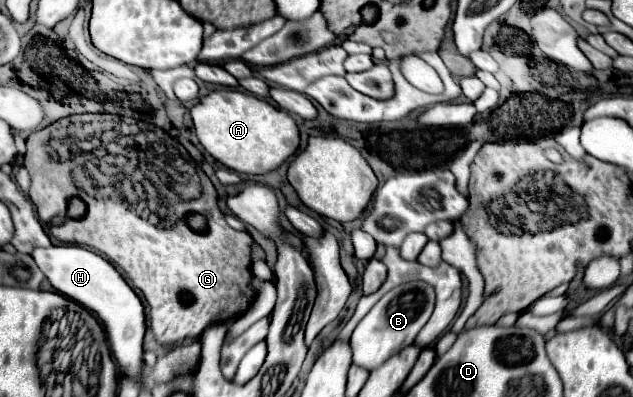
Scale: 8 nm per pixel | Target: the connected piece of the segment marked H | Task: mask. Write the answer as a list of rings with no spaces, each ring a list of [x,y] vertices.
[[[51,245],[37,251],[39,269],[53,285],[53,289],[75,303],[97,313],[101,323],[107,329],[107,339],[113,351],[113,357],[121,365],[121,371],[129,377],[139,377],[143,365],[143,335],[145,335],[145,311],[143,303],[135,291],[125,283],[117,269],[103,259],[101,255],[79,247],[79,245]]]

